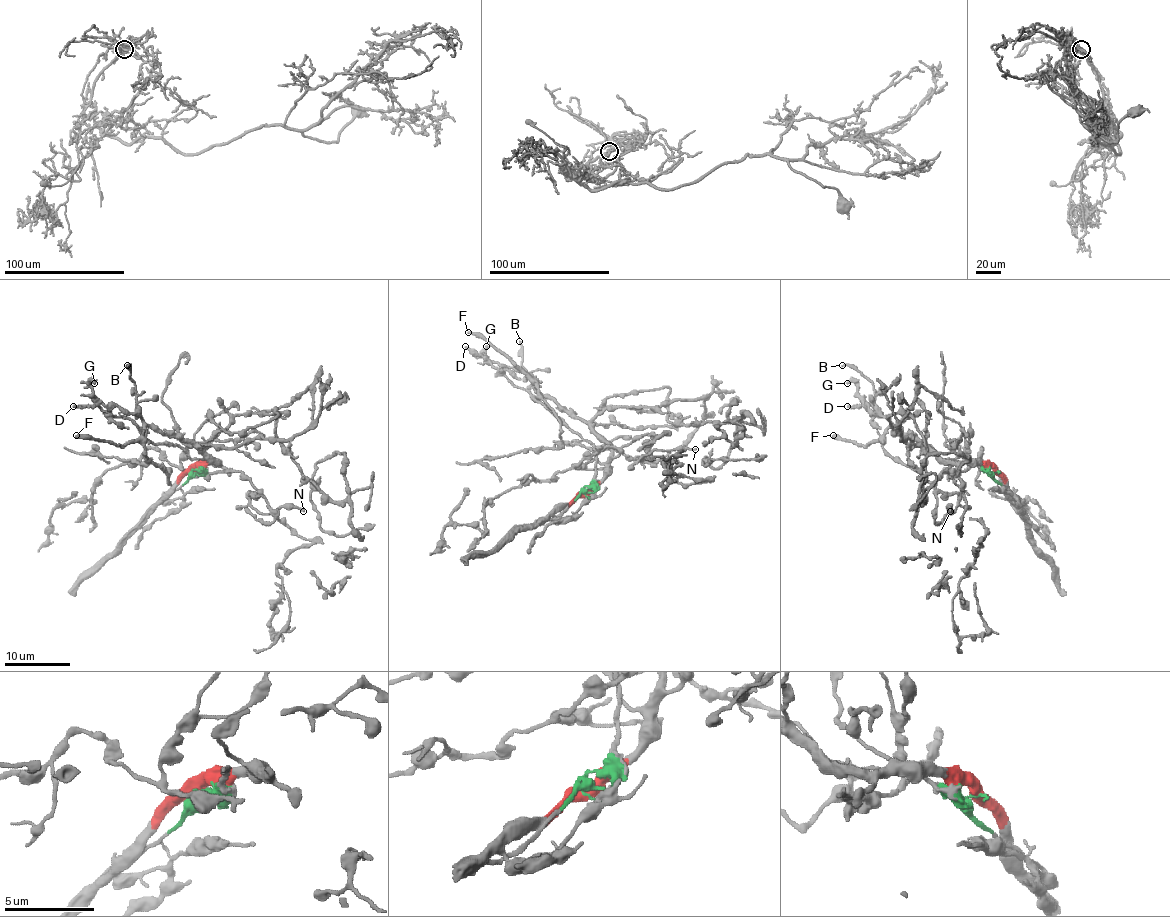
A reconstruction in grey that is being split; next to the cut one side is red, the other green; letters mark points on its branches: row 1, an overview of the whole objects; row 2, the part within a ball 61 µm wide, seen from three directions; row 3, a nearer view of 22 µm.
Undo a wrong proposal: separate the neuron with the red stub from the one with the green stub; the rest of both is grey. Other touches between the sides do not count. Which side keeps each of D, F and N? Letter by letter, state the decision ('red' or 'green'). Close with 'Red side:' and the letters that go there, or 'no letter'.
D: green
F: red
N: red
Red side: F, N

